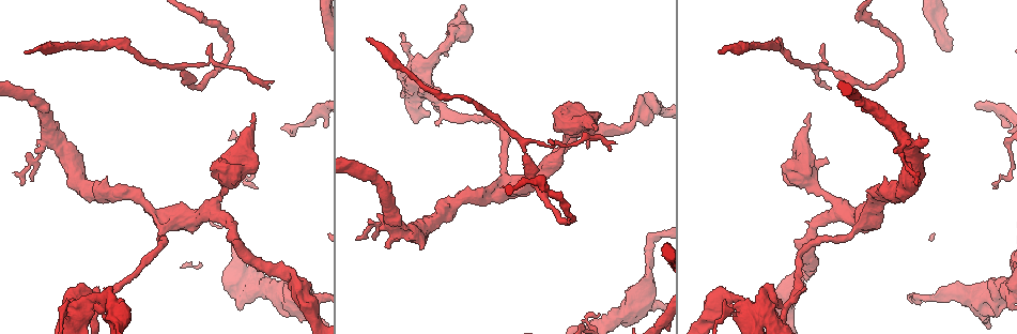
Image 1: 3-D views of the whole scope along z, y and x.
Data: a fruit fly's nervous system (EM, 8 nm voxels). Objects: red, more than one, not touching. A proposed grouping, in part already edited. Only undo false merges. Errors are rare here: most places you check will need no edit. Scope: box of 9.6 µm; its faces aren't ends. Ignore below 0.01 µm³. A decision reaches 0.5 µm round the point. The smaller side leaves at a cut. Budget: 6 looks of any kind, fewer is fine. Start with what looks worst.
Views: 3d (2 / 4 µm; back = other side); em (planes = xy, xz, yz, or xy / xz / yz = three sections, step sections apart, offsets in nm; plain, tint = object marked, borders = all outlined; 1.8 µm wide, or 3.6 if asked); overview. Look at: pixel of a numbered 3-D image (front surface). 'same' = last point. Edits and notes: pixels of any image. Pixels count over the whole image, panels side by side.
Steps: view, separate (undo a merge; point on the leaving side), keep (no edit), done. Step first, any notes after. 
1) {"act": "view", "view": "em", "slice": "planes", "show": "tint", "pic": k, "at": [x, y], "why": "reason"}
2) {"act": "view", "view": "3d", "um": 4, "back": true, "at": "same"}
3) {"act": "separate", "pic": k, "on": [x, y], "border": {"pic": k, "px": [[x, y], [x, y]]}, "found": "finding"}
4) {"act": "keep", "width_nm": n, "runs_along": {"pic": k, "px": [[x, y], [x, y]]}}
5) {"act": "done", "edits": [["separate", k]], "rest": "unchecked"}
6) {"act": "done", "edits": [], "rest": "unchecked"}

{"act": "view", "view": "em", "um": 3.6, "slice": "planes", "show": "tint", "pic": 1, "at": [84, 309], "why": "a narrow waist"}

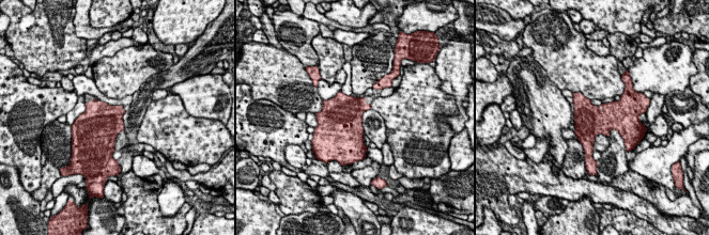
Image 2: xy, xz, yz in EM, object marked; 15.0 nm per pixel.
{"act": "keep", "width_nm": 460, "found": "all the same neuron"}

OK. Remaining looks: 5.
{"act": "view", "view": "3d", "um": 4, "pic": 1, "at": [555, 160], "why": "three-way junction"}

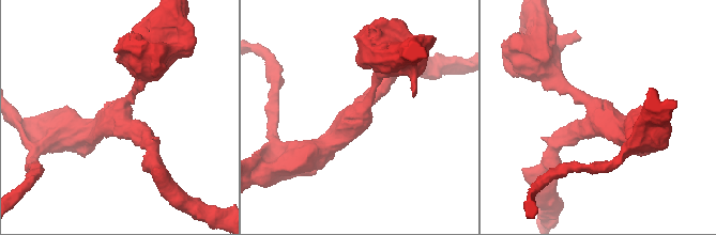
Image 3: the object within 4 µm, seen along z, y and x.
{"act": "view", "view": "em", "slice": "yz", "step": 8, "show": "tint", "pic": 3, "at": [363, 118], "arms": 3, "arm_widths_nm": [160, 280, 360]}

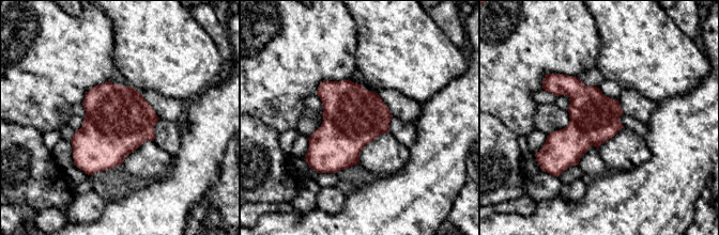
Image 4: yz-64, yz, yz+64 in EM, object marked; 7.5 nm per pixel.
{"act": "keep", "found": "one neuron here"}

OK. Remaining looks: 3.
{"act": "view", "view": "em", "slice": "planes", "show": "tint", "pic": 1, "at": [904, 140], "why": "a fork"}

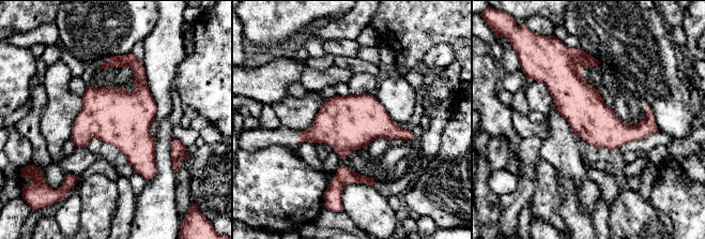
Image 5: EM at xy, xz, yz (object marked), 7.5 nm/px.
{"act": "keep", "found": "one neuron here"}

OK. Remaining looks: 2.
{"act": "done", "edits": [], "rest": "unchecked"}

